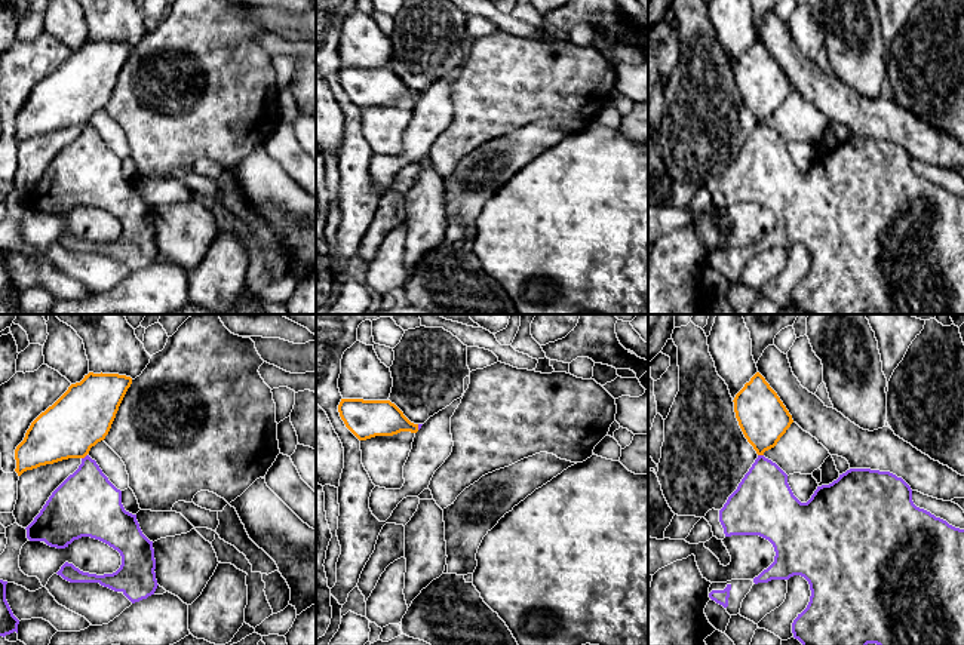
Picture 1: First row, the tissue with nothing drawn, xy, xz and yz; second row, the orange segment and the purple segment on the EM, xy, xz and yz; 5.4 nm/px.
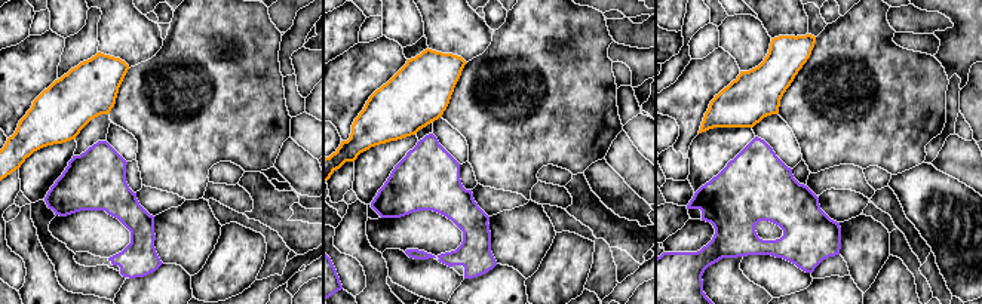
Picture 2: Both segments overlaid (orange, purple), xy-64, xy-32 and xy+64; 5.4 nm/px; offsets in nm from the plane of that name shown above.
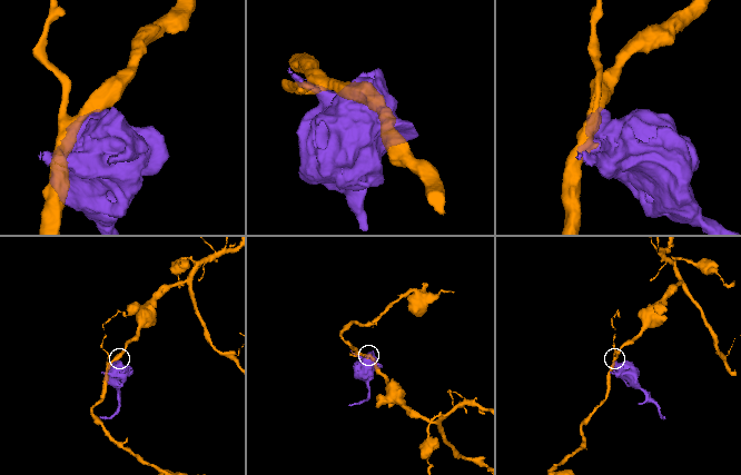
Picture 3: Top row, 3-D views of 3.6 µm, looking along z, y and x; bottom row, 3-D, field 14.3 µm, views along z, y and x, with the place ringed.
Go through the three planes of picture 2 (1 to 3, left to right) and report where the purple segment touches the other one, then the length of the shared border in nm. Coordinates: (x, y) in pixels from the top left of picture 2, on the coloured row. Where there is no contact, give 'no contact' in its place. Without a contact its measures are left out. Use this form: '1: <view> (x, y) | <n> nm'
1: no contact
2: no contact
3: no contact

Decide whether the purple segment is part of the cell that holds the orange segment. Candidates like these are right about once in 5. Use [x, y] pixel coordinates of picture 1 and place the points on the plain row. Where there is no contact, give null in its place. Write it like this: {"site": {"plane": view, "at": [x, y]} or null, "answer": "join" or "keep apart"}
{"site": {"plane": "xy", "at": [83, 125]}, "answer": "keep apart"}

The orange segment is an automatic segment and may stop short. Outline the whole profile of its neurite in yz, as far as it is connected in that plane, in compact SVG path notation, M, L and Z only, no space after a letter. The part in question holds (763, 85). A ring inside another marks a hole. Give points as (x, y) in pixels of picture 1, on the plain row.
M759 40L745 52L733 70L739 93L758 123L774 116L793 90L777 61Z

